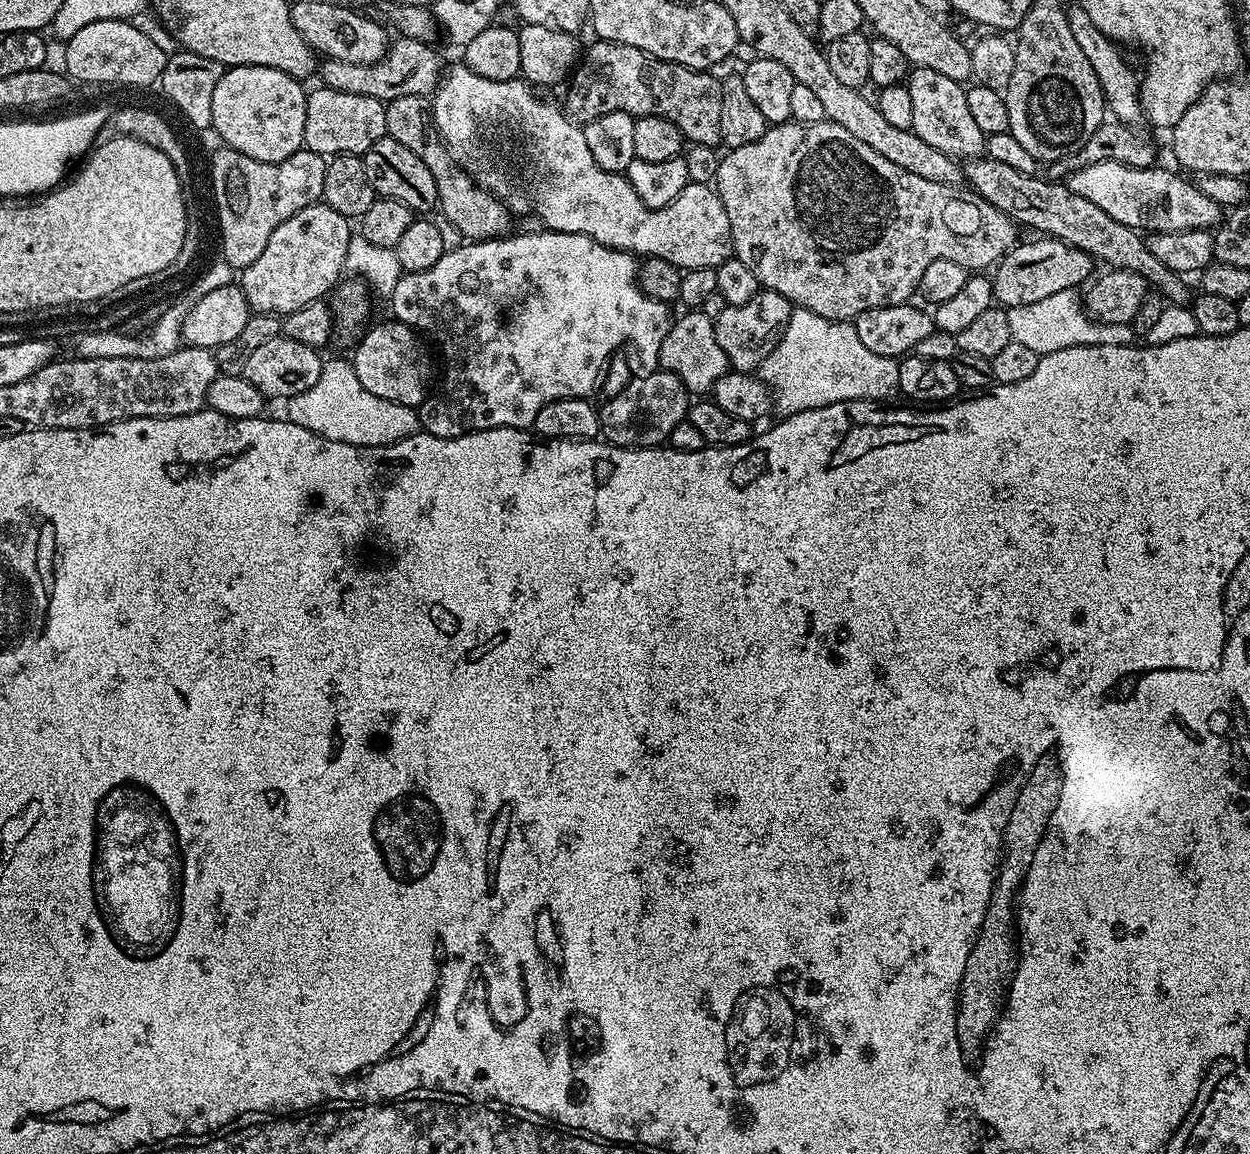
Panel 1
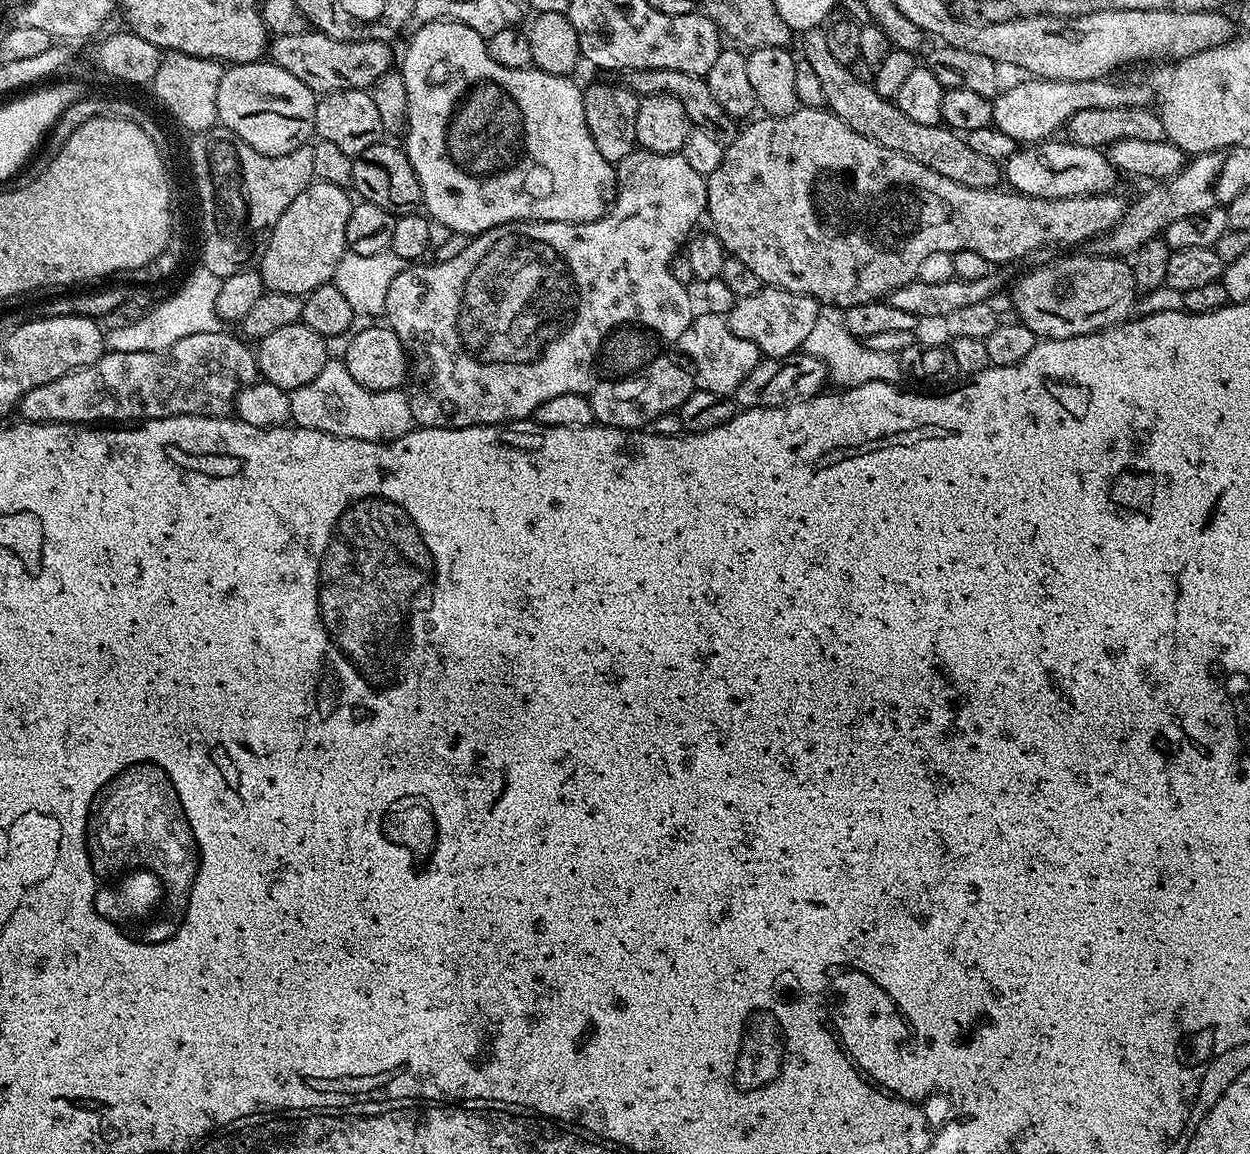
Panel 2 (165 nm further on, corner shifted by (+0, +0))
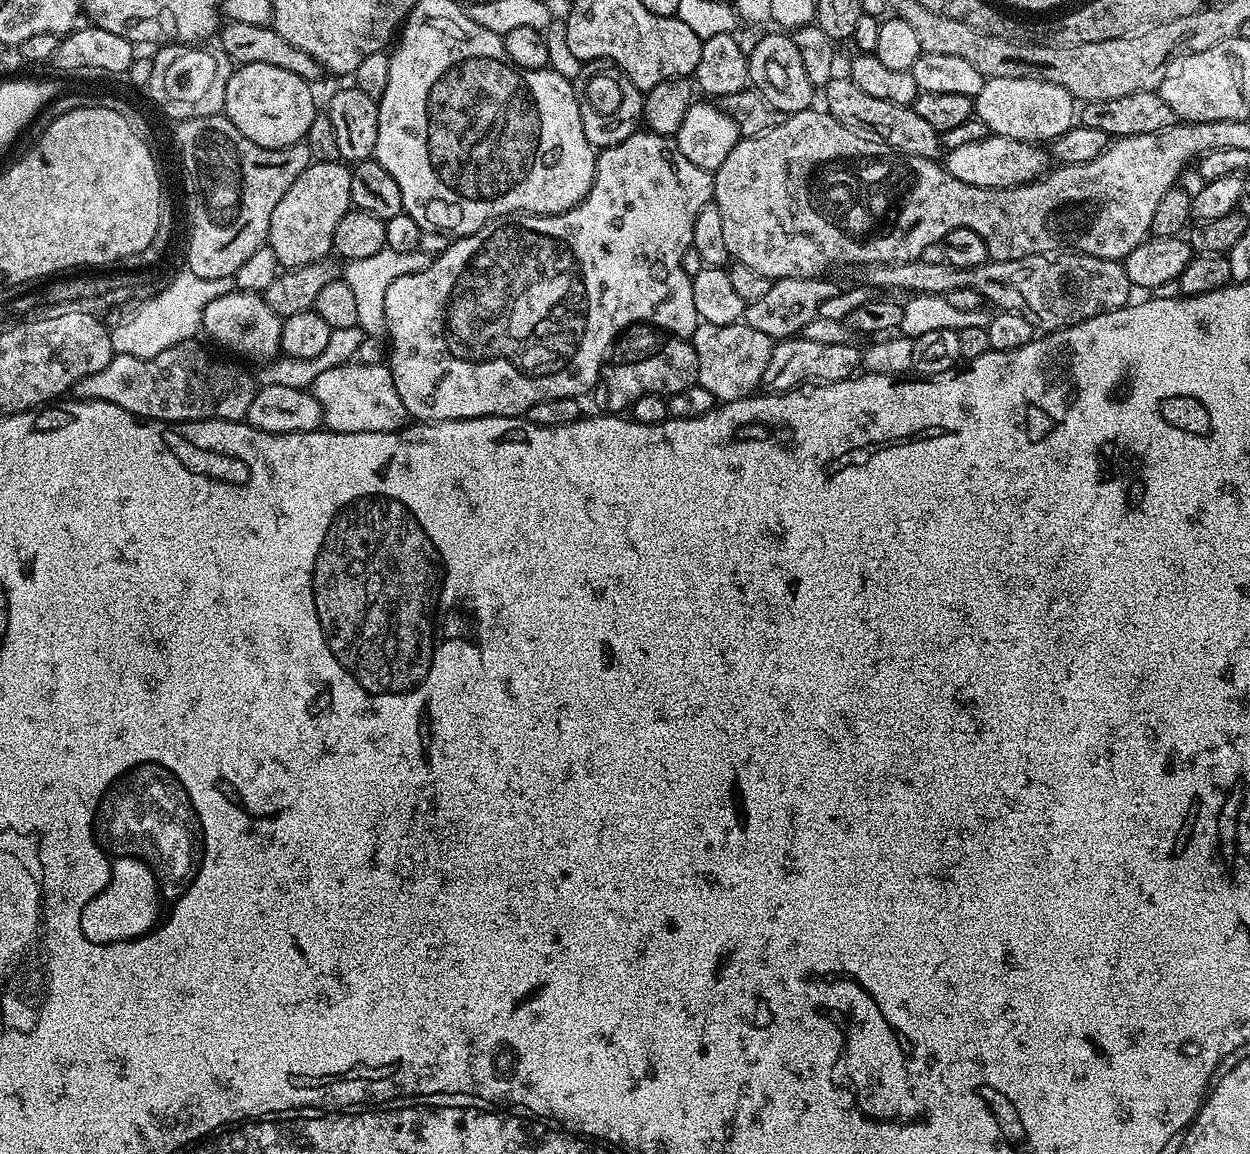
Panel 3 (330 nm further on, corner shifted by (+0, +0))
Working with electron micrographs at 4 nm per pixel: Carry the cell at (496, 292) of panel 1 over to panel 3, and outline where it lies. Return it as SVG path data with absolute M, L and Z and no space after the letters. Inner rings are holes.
M638 130L630 138L618 142L618 146L599 149L592 188L582 202L570 210L556 216L516 214L511 218L492 220L474 234L453 239L449 248L437 255L426 270L394 278L390 290L386 290L386 340L390 345L386 363L392 372L398 398L402 398L402 406L406 406L409 417L416 422L473 420L483 416L523 417L530 406L538 406L538 402L550 398L583 397L583 392L591 393L595 389L600 370L605 367L600 360L600 356L604 356L604 344L612 340L612 332L616 332L620 324L628 324L628 320L636 320L636 316L652 316L652 320L660 320L660 324L673 328L674 337L690 338L702 321L694 306L692 278L682 270L682 256L692 246L694 218L698 218L698 210L712 200L713 179L713 173L694 166L694 162L682 155L673 137Z

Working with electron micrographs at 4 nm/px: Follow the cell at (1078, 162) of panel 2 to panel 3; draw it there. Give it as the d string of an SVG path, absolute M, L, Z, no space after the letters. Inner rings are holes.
M989 134L986 138L982 138L982 142L970 142L970 146L947 149L942 163L950 175L958 178L958 182L983 188L1013 188L1019 184L1039 180L1049 171L1049 153L1045 149L1043 152L1040 148L1043 147L1036 142Z

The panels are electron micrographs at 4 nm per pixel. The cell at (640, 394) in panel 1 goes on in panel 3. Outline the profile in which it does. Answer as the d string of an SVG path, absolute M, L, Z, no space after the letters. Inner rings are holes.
M669 338L666 347L651 354L641 355L641 360L637 358L629 359L623 364L609 364L600 370L600 377L594 389L596 404L601 413L604 414L624 414L631 409L638 398L646 394L658 394L665 398L674 394L682 394L682 390L690 390L700 382L698 378L698 354L694 350L691 339L688 338Z

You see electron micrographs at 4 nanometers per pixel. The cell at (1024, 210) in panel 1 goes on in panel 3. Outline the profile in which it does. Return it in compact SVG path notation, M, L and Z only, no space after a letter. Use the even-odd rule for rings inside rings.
M844 74L833 75L832 81L824 85L822 95L828 103L828 115L842 122L842 126L859 132L862 136L880 140L895 152L905 152L907 156L936 160L941 155L940 133L934 130L934 126L929 126L912 107L898 106L894 102L882 102L882 98L873 98L863 90L858 90L858 86L854 86L851 78Z

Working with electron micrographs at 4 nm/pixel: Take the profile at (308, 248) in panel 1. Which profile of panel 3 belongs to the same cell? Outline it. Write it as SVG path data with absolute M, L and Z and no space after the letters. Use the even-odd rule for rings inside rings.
M318 160L310 165L282 194L270 218L267 247L274 250L281 269L306 266L325 259L332 252L334 229L352 208L350 178L352 168L340 160Z

